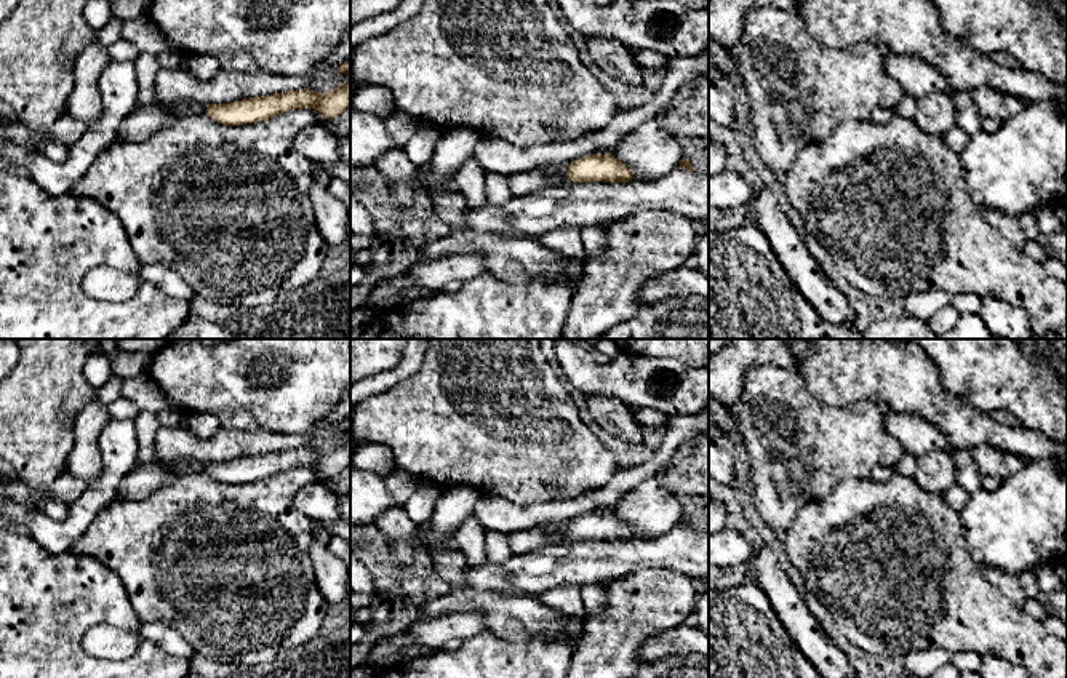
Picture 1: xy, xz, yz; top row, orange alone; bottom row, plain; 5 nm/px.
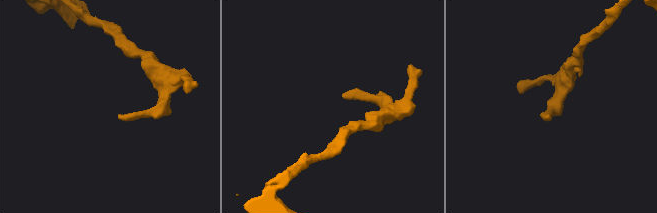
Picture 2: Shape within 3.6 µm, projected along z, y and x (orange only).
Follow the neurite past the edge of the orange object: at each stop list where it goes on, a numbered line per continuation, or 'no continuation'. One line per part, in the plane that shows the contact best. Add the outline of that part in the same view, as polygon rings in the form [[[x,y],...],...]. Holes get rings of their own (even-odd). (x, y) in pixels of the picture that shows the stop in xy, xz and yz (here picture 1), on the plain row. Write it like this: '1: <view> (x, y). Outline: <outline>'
1: xy (179, 467). Outline: [[[174,461],[162,465],[166,470],[176,473],[178,477],[190,475],[190,473],[206,473],[206,464],[197,461]]]

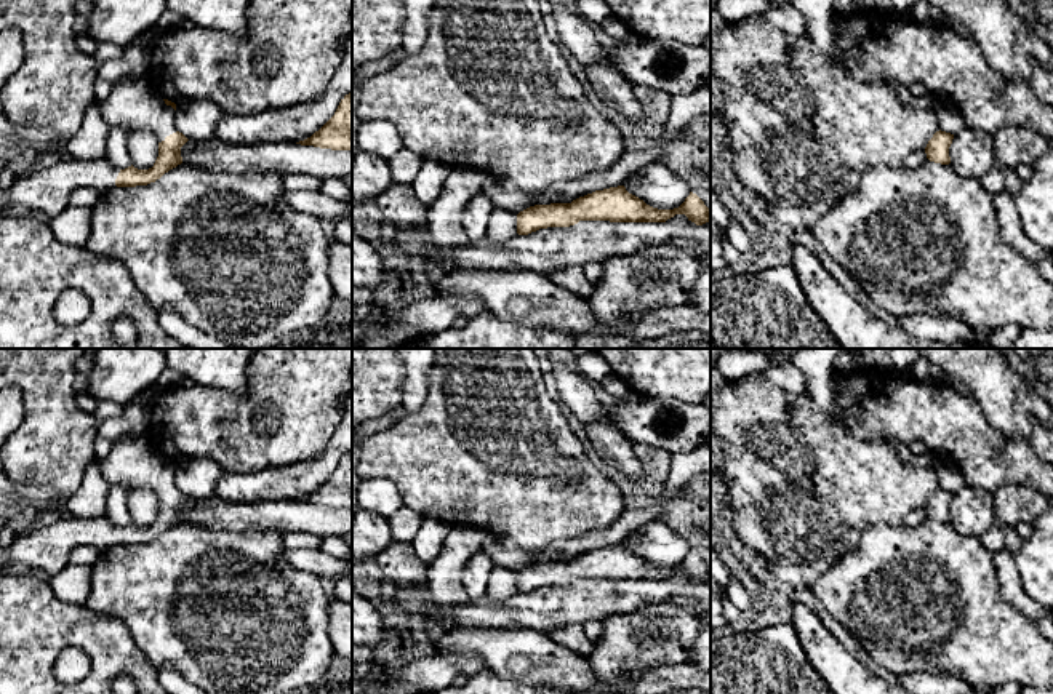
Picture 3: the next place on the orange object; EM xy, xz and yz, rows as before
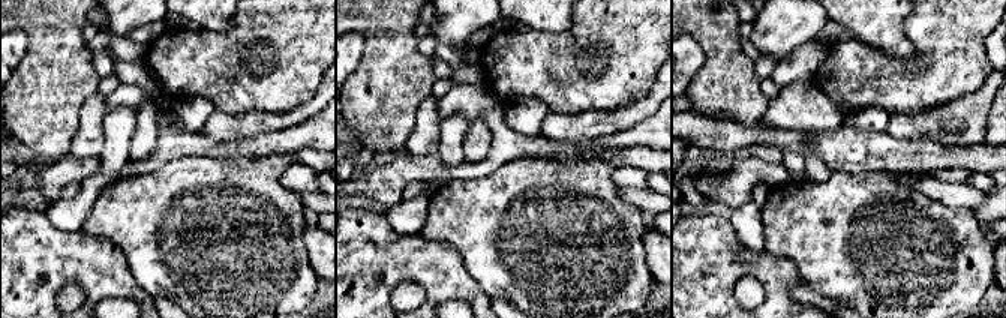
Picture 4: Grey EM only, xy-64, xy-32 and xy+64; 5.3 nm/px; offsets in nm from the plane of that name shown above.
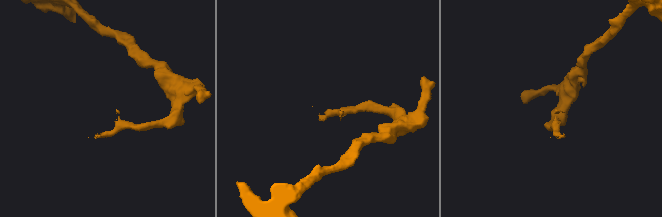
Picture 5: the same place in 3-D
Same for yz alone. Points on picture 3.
no continuation

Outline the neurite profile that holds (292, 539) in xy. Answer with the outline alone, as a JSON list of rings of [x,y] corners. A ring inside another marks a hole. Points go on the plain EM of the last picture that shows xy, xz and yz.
[[[285,532],[286,548],[320,548],[322,537],[310,532]]]

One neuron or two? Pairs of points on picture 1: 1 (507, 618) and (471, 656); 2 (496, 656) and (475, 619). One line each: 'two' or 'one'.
1: two
2: two

